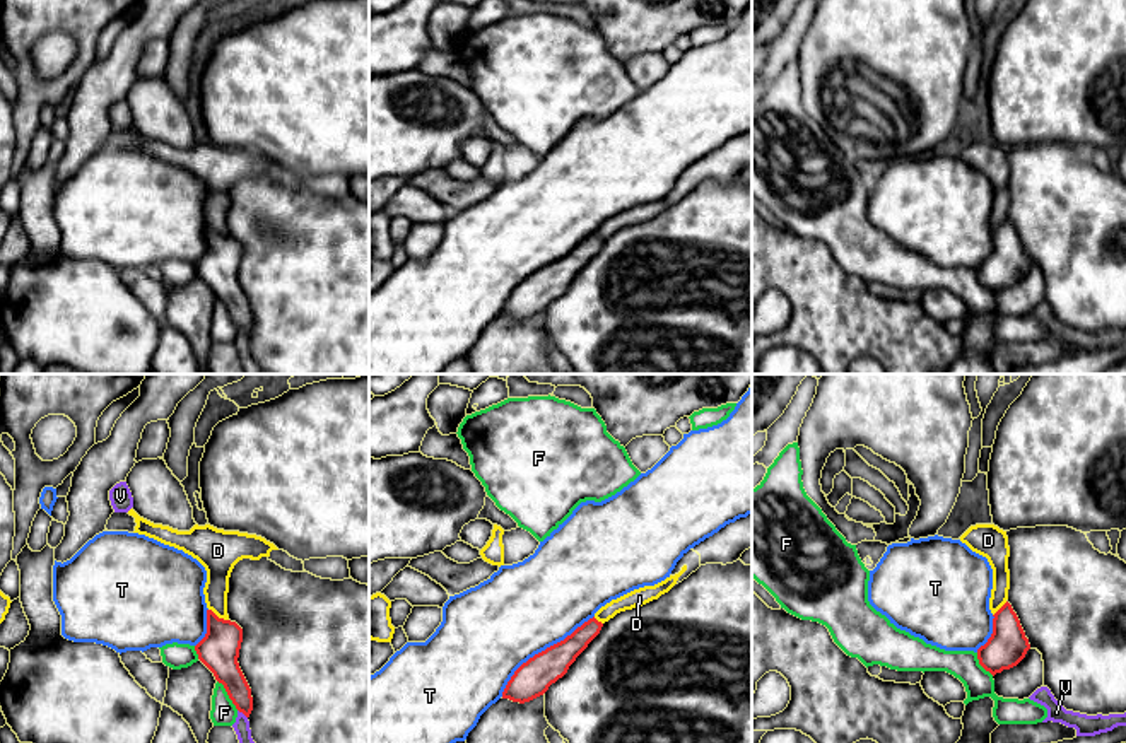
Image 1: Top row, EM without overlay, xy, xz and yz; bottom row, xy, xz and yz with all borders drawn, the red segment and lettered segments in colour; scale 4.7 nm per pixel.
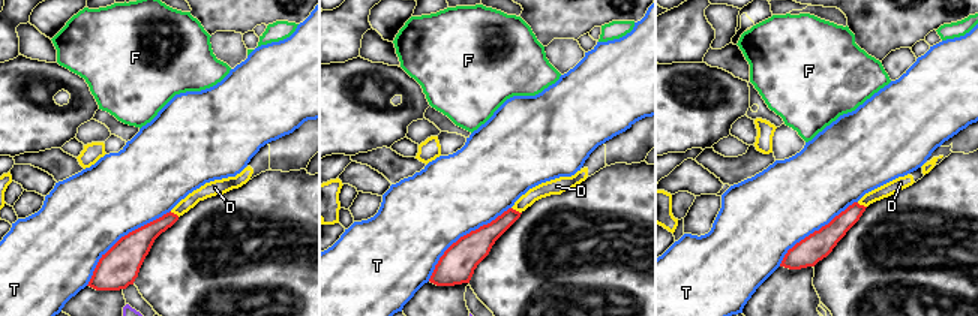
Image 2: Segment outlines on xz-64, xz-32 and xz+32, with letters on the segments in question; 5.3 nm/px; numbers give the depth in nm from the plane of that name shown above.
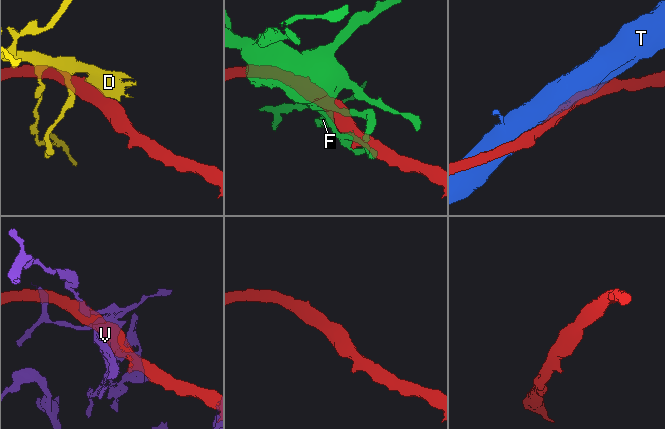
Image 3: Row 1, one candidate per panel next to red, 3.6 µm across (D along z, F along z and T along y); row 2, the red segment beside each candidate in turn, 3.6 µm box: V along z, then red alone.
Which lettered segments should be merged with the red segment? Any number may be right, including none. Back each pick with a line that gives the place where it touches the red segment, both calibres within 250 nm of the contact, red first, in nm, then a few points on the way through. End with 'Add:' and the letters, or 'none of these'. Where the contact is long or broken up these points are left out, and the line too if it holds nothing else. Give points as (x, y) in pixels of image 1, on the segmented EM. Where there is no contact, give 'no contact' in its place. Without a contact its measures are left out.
Add: none of these

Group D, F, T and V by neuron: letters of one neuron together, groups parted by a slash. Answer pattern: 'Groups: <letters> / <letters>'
Groups: D / F / T / V

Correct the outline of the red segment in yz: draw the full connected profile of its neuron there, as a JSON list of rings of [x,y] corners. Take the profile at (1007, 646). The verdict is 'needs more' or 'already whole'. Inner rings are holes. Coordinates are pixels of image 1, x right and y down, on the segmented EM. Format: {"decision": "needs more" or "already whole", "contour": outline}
{"decision": "already whole", "contour": [[[1008,601],[993,617],[993,634],[977,649],[977,659],[994,676],[1003,670],[1017,666],[1025,658],[1030,644]]]}

